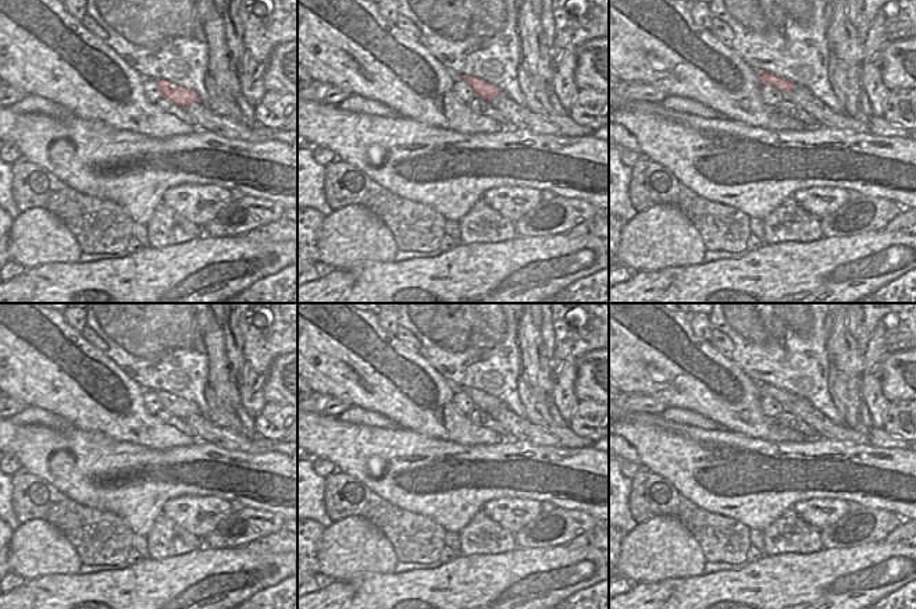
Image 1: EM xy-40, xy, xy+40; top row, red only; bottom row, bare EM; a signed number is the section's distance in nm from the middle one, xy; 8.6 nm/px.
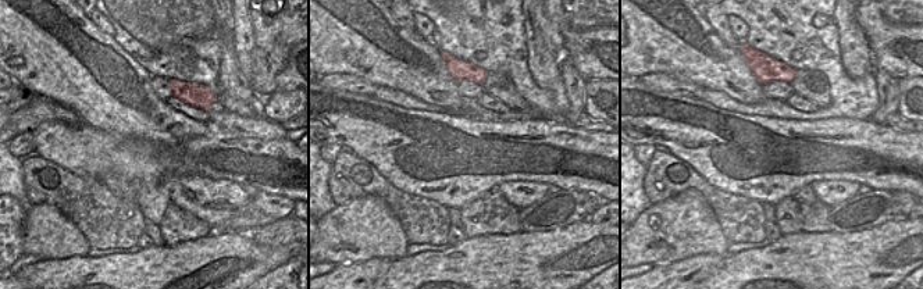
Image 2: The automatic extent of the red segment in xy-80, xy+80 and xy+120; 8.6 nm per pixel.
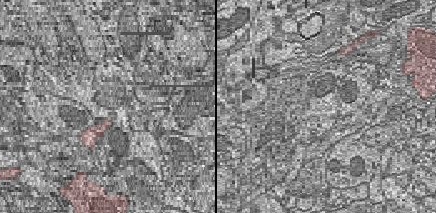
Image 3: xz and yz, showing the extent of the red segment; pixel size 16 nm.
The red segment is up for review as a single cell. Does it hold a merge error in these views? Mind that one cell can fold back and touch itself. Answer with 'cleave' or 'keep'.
keep

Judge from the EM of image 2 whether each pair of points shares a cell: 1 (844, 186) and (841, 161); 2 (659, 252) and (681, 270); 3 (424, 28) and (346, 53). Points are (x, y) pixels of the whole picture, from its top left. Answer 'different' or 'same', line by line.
1: different
2: different
3: different

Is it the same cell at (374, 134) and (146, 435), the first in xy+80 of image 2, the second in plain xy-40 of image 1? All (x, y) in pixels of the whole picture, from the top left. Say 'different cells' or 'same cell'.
different cells

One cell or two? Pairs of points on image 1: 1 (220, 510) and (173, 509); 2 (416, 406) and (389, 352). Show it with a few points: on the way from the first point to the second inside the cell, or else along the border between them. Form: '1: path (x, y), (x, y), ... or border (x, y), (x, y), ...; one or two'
1: path (209, 510), (184, 510); one
2: path (409, 392), (389, 373), (389, 366); one

